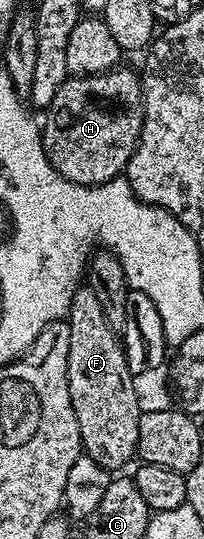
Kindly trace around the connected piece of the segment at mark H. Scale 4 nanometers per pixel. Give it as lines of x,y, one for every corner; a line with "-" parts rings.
124,68
69,76
43,114
44,150
52,166
68,181
101,185
127,170
144,122
144,86
139,72

